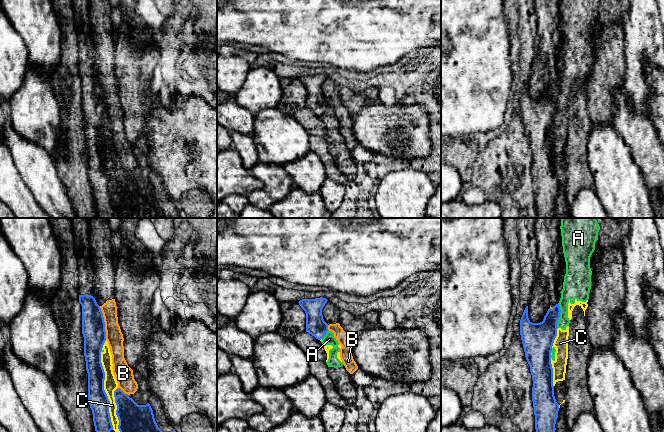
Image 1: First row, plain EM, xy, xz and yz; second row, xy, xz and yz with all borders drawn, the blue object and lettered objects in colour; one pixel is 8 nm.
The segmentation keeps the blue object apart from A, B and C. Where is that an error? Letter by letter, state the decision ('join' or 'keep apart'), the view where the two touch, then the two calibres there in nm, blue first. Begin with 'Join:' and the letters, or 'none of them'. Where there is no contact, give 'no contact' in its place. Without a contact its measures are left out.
Join: none of them
A: keep apart | yz | 260/160 nm
B: keep apart | xy | 190/140 nm
C: keep apart | xy | 160/110 nm

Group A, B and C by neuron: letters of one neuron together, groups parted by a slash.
A C / B

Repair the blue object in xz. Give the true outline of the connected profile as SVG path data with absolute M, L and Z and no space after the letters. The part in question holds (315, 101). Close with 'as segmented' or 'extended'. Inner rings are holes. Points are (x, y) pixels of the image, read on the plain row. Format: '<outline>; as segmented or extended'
M320 73L315 75L302 75L298 79L306 89L306 108L321 116L328 107L328 100L324 97L322 85L327 75Z; as segmented

